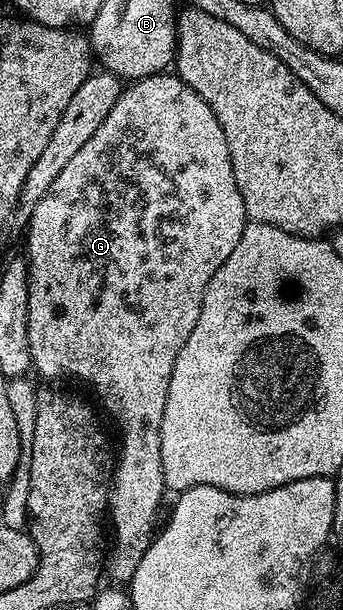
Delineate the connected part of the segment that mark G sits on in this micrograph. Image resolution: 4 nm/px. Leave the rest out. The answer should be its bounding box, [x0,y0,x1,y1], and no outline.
[26,72,248,583]

